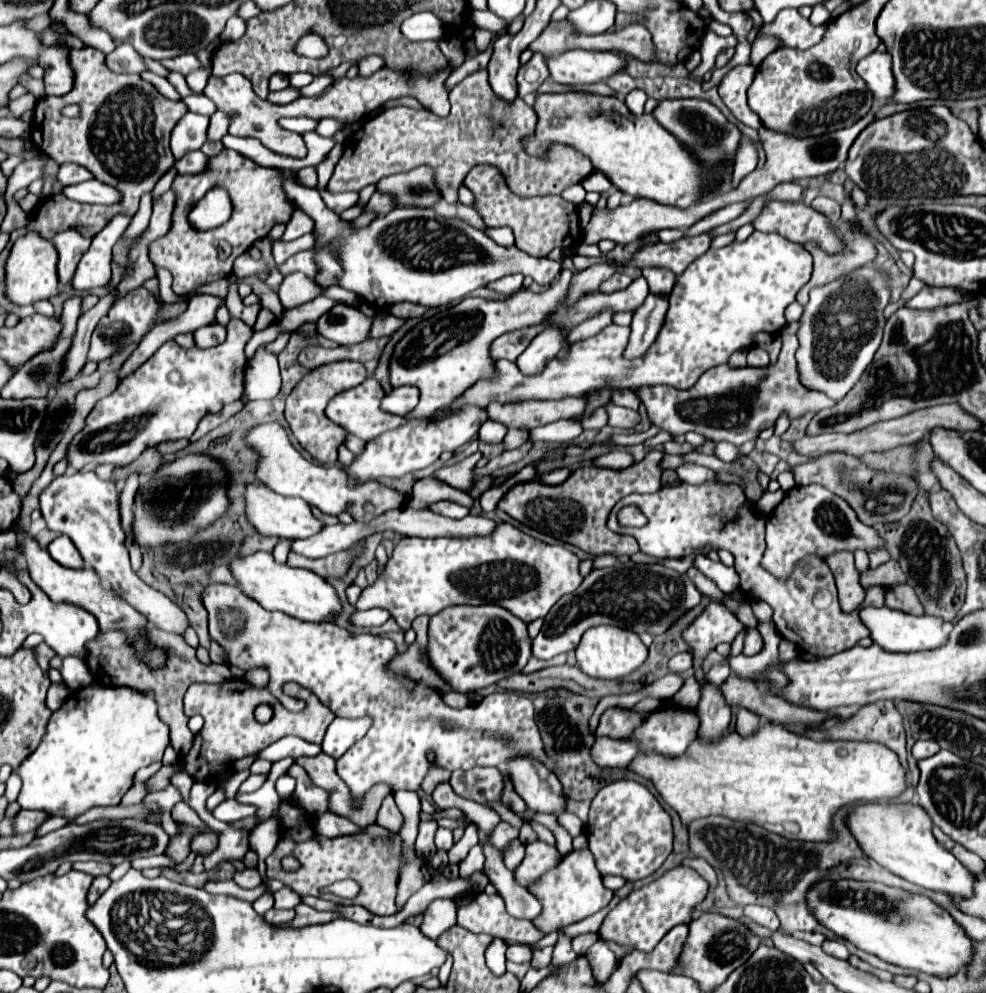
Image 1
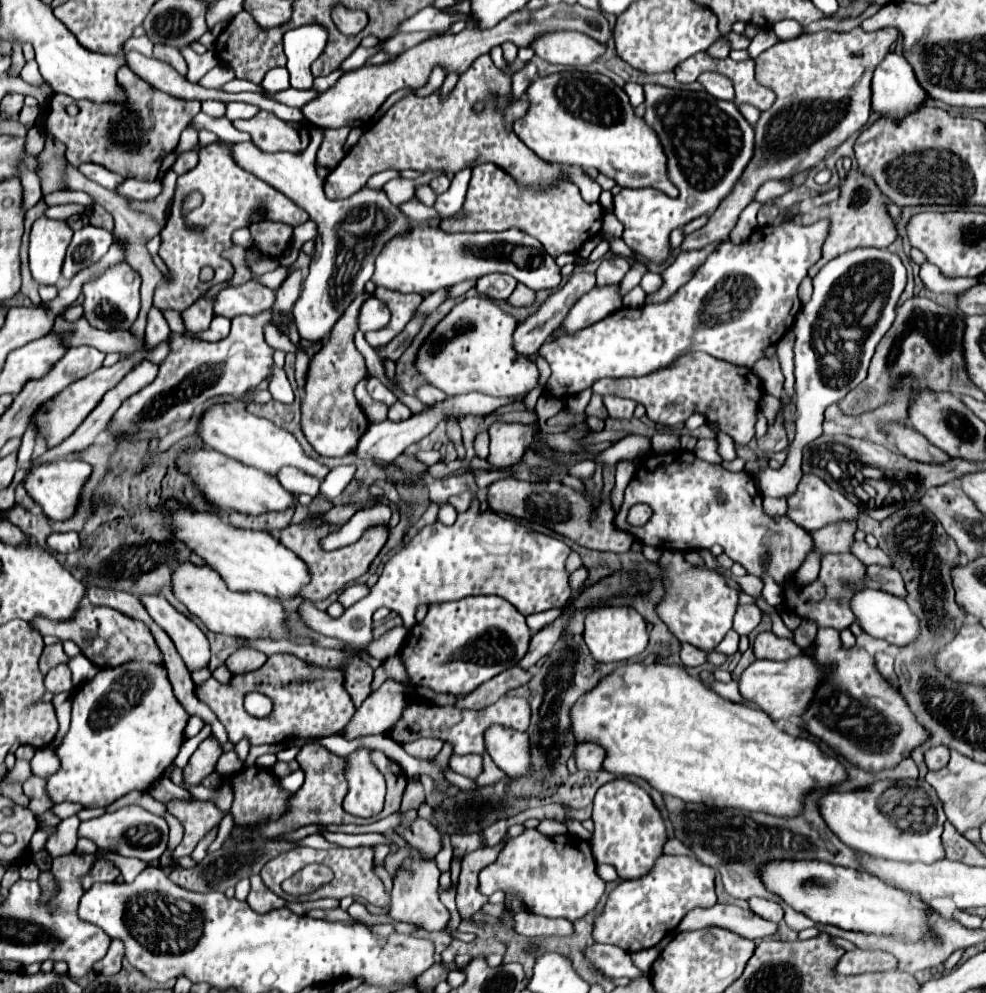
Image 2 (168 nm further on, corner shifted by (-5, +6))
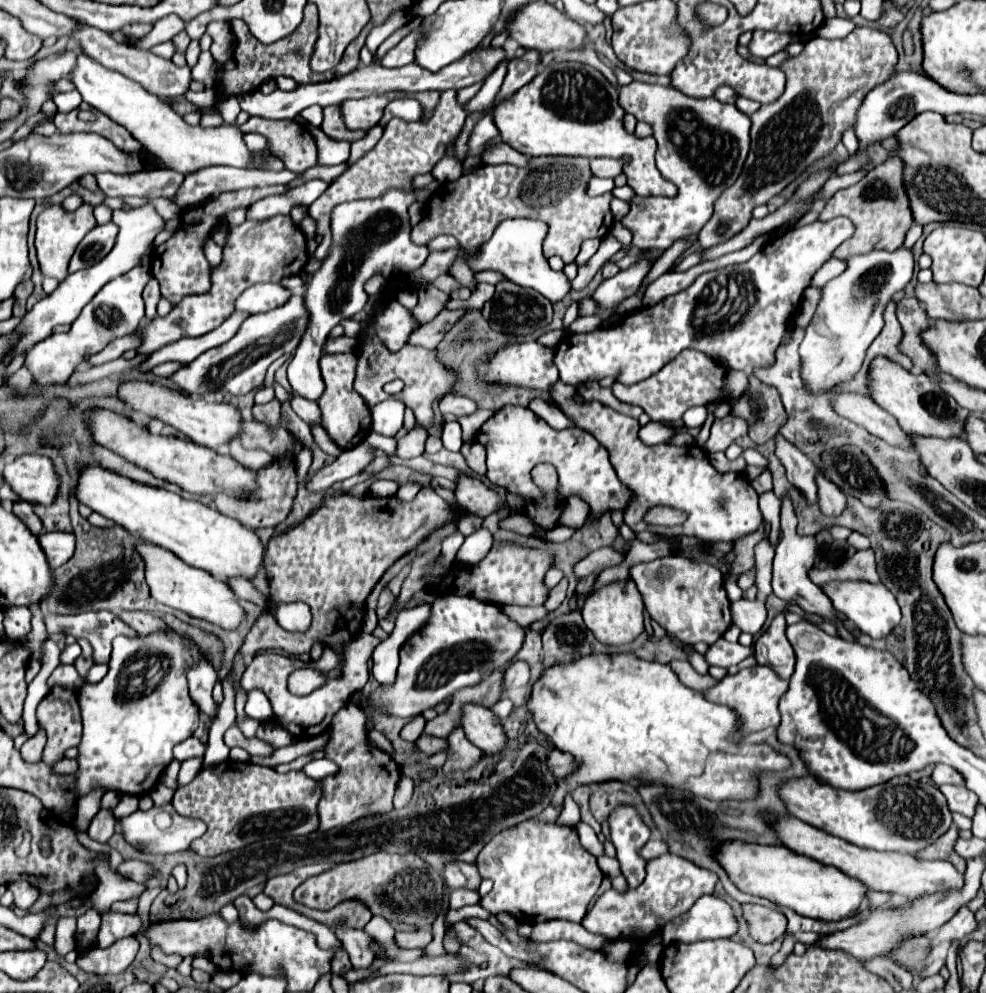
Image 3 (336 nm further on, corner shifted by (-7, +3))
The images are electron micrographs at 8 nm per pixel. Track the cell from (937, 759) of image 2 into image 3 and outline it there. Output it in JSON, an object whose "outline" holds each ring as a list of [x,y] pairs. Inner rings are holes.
{"outline":[[[937,764],[935,770],[933,770],[933,782],[937,786],[943,786],[943,784],[963,784],[965,778],[951,766],[943,766],[943,764]]]}

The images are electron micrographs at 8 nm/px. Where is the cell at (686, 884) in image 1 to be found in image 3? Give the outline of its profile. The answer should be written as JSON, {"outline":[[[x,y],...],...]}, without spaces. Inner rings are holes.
{"outline":[[[663,854],[653,860],[647,860],[645,866],[645,880],[639,888],[627,890],[625,894],[619,894],[617,890],[603,892],[593,908],[585,914],[581,924],[595,934],[603,934],[609,940],[629,940],[629,934],[633,928],[639,928],[645,936],[659,934],[663,924],[667,920],[673,920],[675,916],[687,912],[691,904],[695,904],[697,898],[705,894],[713,894],[717,876],[713,872],[707,872],[703,868],[695,868],[689,860],[683,860],[681,856]]]}

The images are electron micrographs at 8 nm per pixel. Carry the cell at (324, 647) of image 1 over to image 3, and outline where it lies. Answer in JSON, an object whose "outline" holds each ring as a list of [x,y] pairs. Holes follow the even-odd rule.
{"outline":[[[139,540],[135,544],[135,552],[145,562],[145,580],[147,580],[147,586],[151,590],[151,598],[155,598],[157,602],[167,604],[171,608],[183,610],[189,616],[203,618],[211,624],[227,628],[227,630],[233,630],[241,624],[245,612],[239,606],[237,596],[231,592],[231,588],[223,580],[211,576],[205,570],[193,568],[193,566],[185,564],[183,560],[179,560],[173,552],[161,548],[161,546],[143,542],[143,540]]]}

